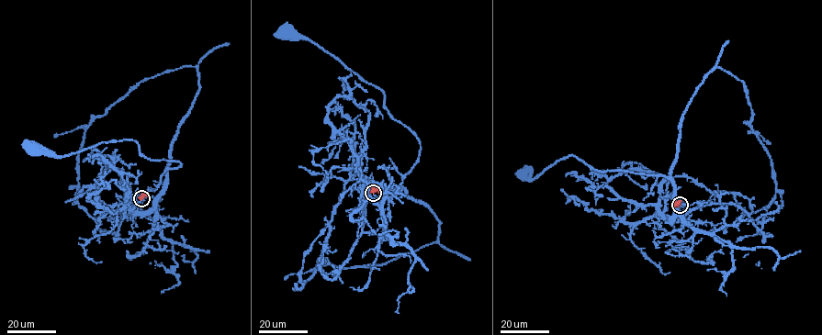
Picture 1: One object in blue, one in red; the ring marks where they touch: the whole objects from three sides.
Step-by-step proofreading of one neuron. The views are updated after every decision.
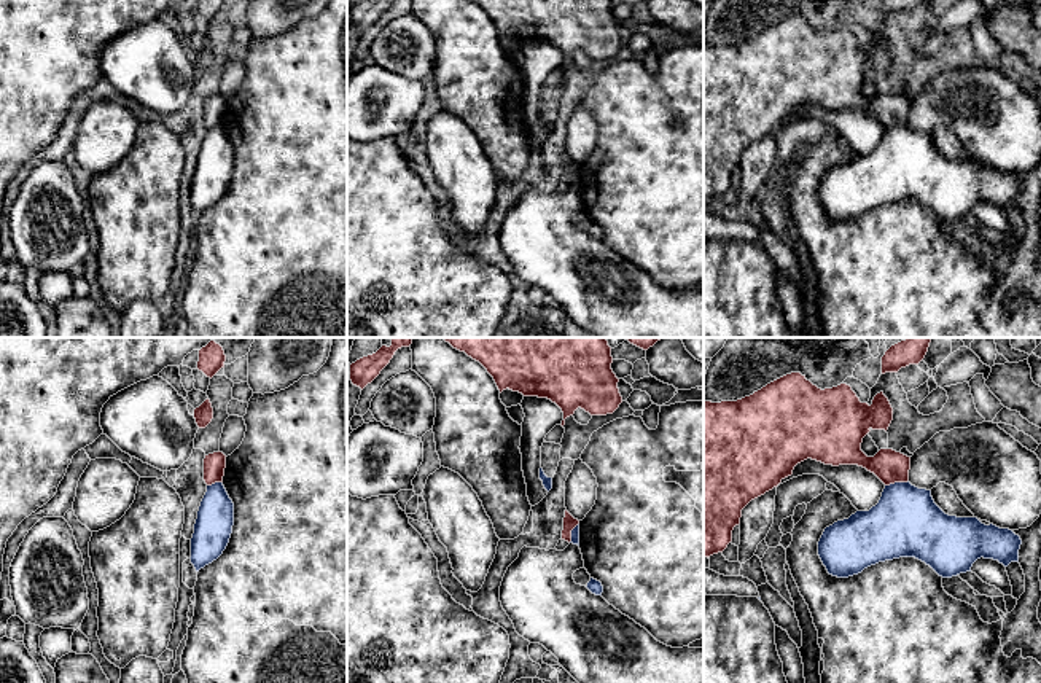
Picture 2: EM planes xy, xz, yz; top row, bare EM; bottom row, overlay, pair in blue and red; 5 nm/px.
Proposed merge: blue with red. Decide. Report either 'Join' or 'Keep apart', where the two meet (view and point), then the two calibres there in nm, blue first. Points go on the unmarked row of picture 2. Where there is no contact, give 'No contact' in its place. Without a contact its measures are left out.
Keep apart. Touches blue at yz (896, 126). Thickness 360 nm (blue) against 170 nm

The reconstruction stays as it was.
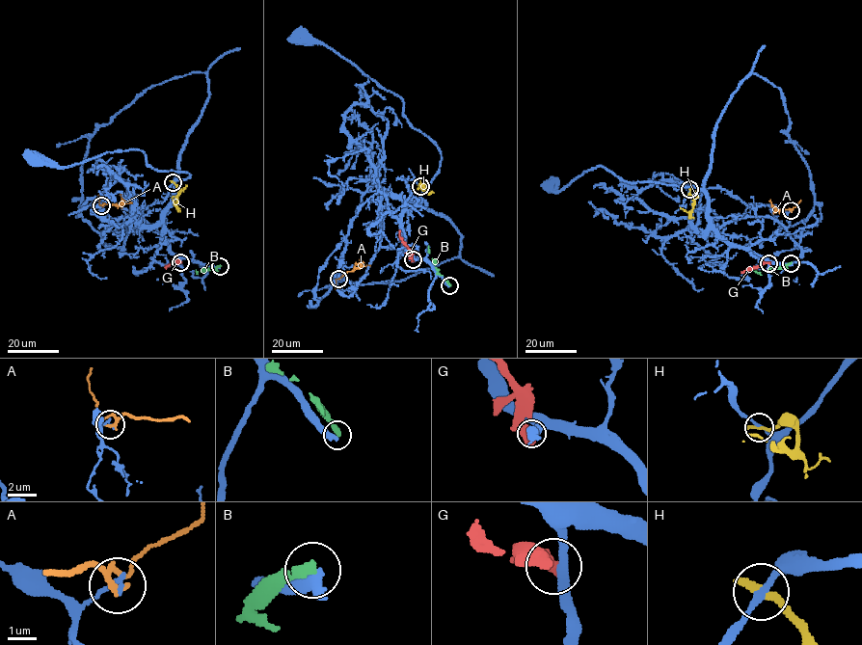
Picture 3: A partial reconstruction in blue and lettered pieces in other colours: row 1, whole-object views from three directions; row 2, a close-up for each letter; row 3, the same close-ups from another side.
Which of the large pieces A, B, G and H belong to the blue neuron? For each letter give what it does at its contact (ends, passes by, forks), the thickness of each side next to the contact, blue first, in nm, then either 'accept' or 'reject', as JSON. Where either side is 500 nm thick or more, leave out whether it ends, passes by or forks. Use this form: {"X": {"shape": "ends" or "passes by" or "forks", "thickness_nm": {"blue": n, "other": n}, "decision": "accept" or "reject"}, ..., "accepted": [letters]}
{"A": {"shape": "passes by", "thickness_nm": {"blue": 170, "other": 180}, "decision": "reject"}, "B": {"thickness_nm": {"blue": 550, "other": 360}, "decision": "reject"}, "G": {"thickness_nm": {"blue": 320, "other": 650}, "decision": "reject"}, "H": {"shape": "ends", "thickness_nm": {"blue": 200, "other": 320}, "decision": "reject"}, "accepted": []}

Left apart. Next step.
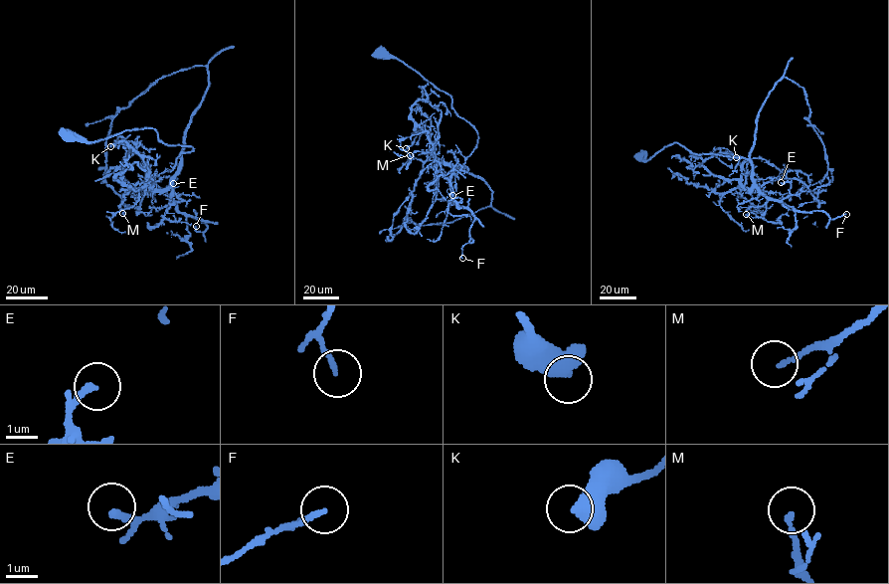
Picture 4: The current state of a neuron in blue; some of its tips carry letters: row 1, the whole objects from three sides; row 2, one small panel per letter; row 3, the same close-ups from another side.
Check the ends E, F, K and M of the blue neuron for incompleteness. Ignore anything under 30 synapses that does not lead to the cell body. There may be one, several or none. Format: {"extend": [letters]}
{"extend": []}

